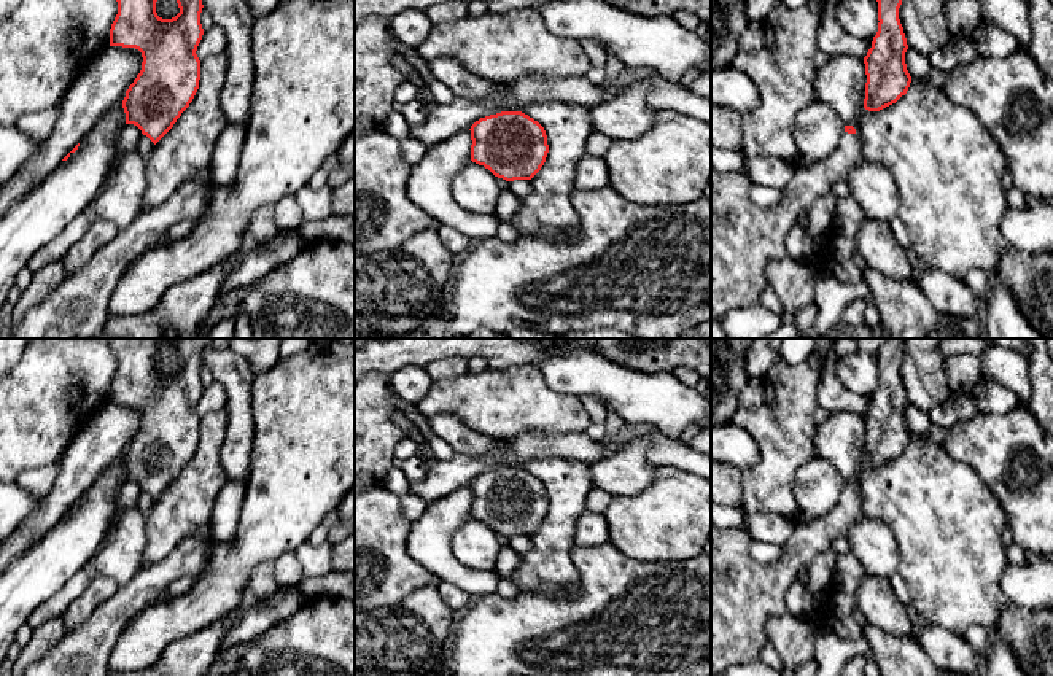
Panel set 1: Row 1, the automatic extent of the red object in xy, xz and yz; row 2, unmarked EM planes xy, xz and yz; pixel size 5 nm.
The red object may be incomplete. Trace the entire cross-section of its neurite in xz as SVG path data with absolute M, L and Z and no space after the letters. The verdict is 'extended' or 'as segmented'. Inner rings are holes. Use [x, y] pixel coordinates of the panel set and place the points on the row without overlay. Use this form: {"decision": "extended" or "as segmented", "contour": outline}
{"decision": "as segmented", "contour": "M501 468L471 482L471 517L506 538L531 536L544 522L544 484L522 468Z"}

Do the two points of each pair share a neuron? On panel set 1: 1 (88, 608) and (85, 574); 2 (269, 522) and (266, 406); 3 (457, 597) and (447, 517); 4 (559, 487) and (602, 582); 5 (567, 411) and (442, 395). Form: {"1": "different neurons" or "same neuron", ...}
{"1": "different neurons", "2": "same neuron", "3": "different neurons", "4": "different neurons", "5": "same neuron"}

